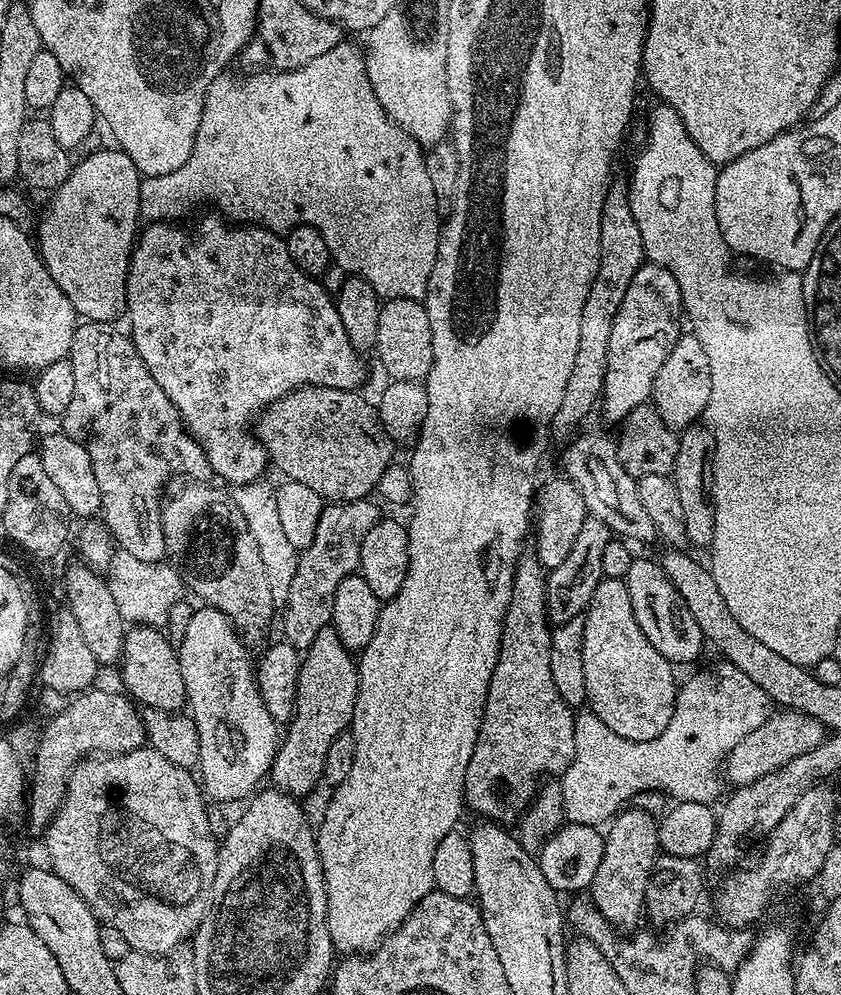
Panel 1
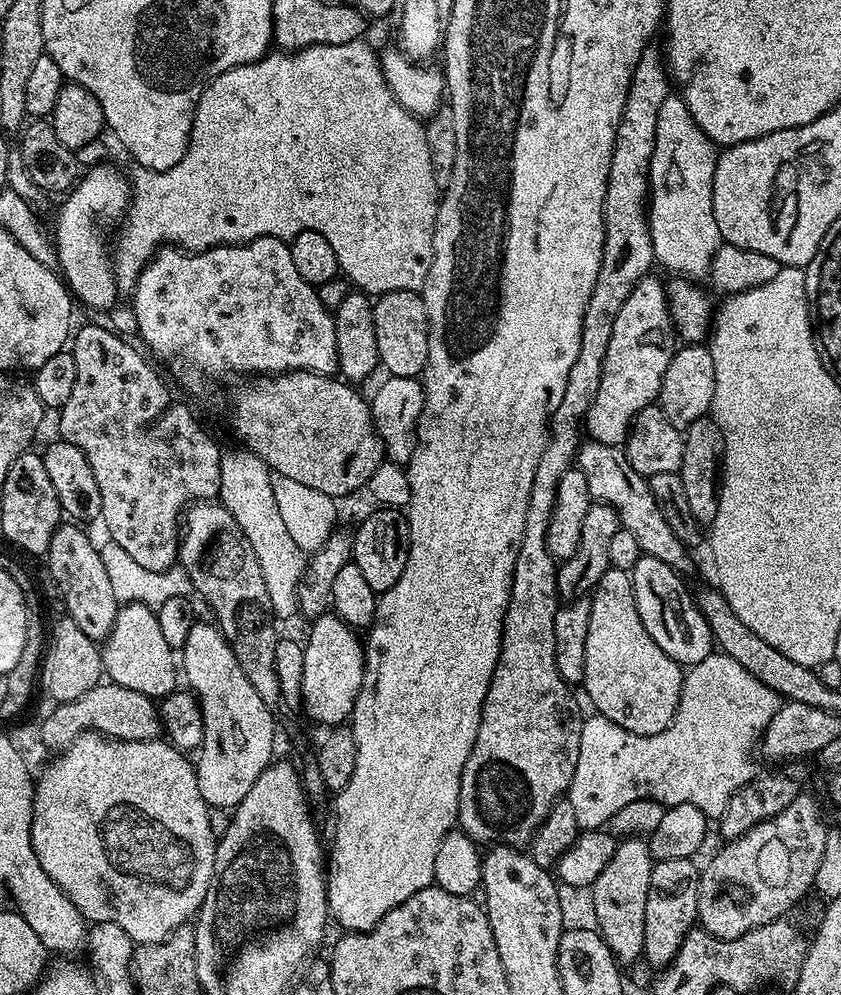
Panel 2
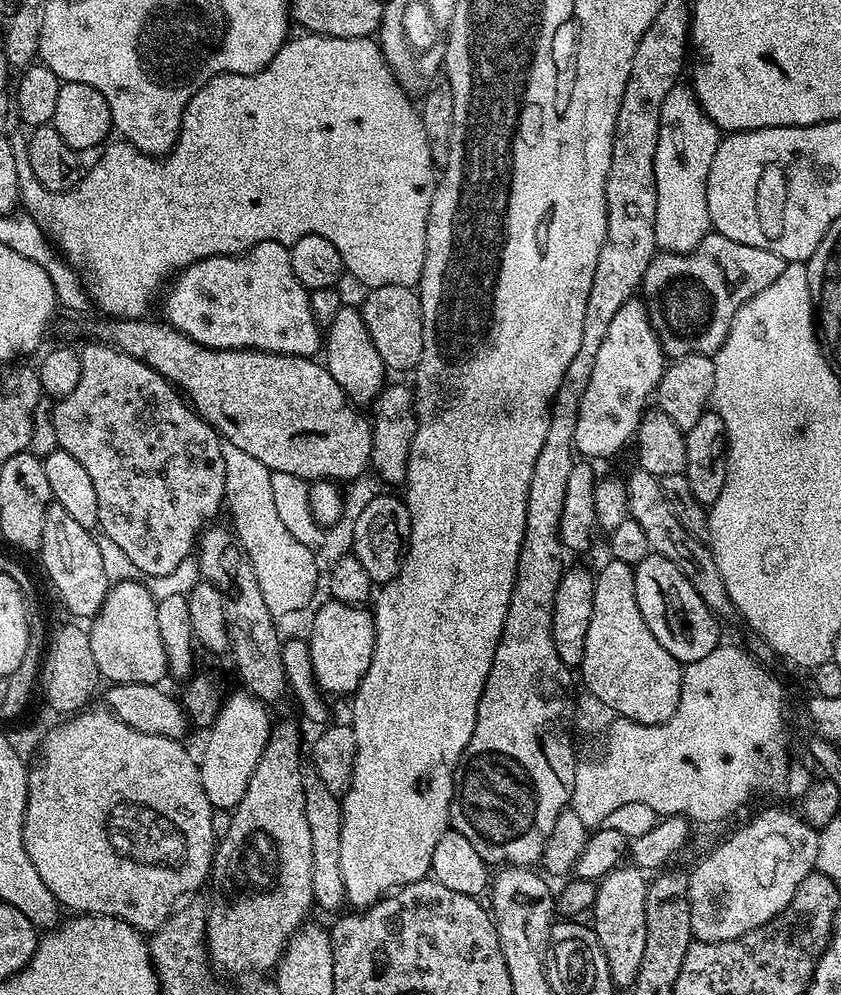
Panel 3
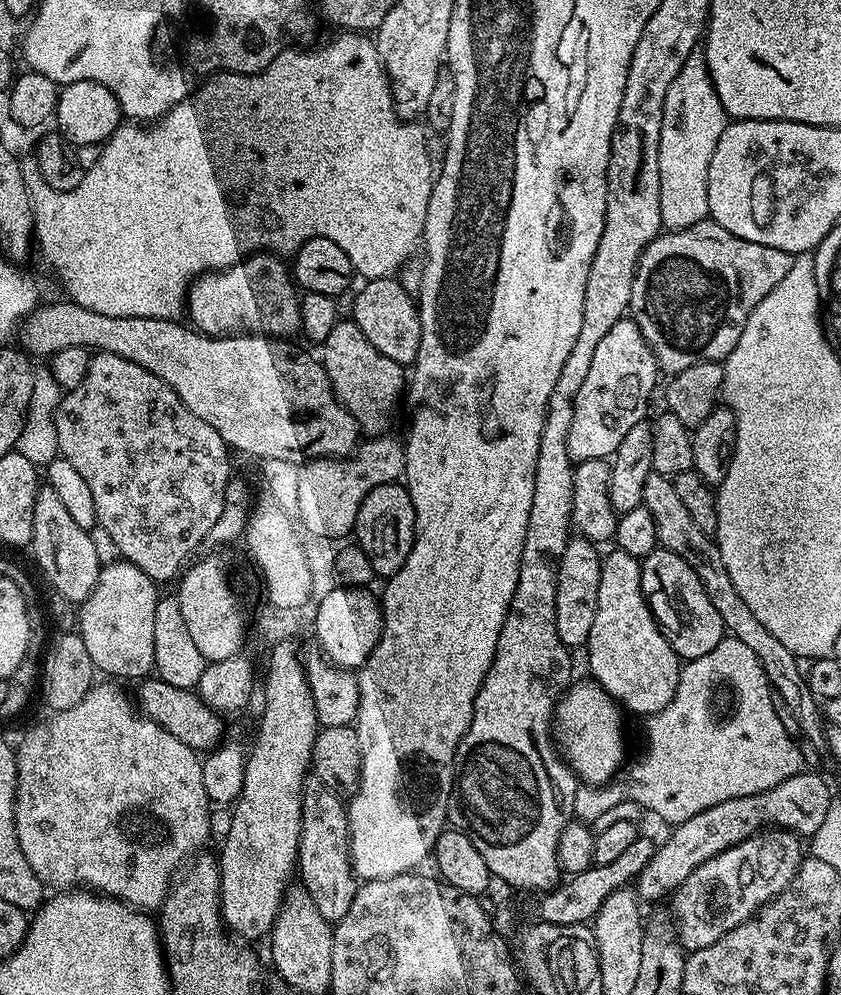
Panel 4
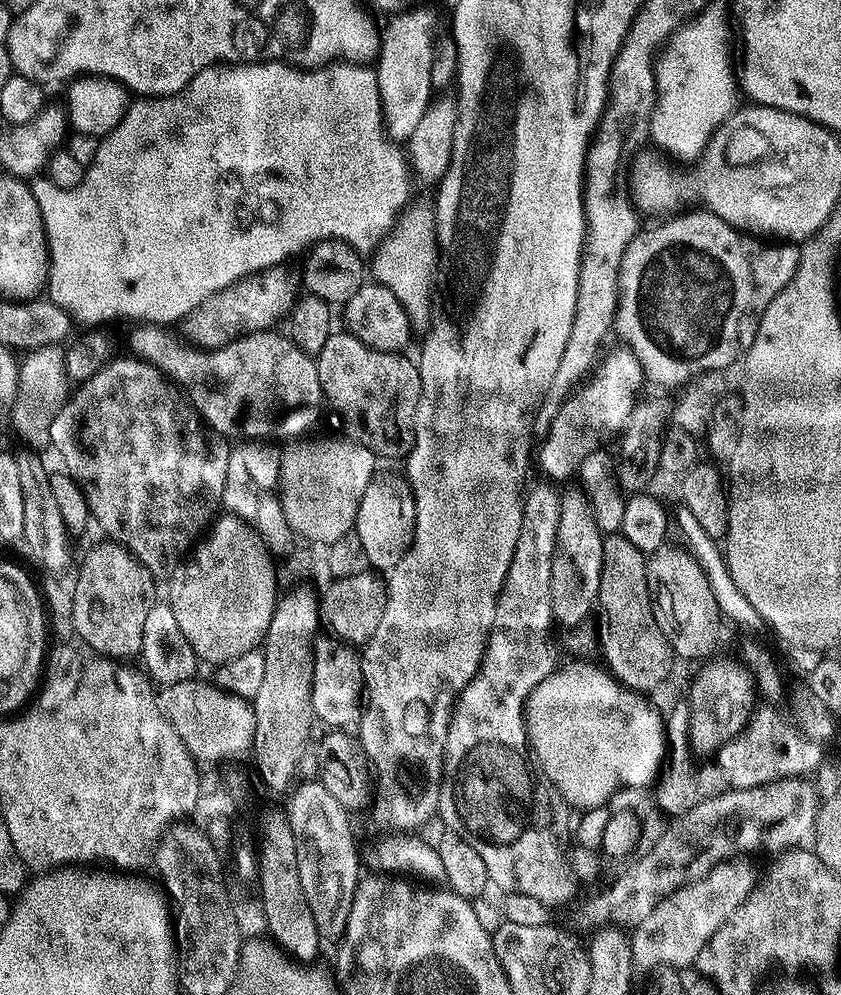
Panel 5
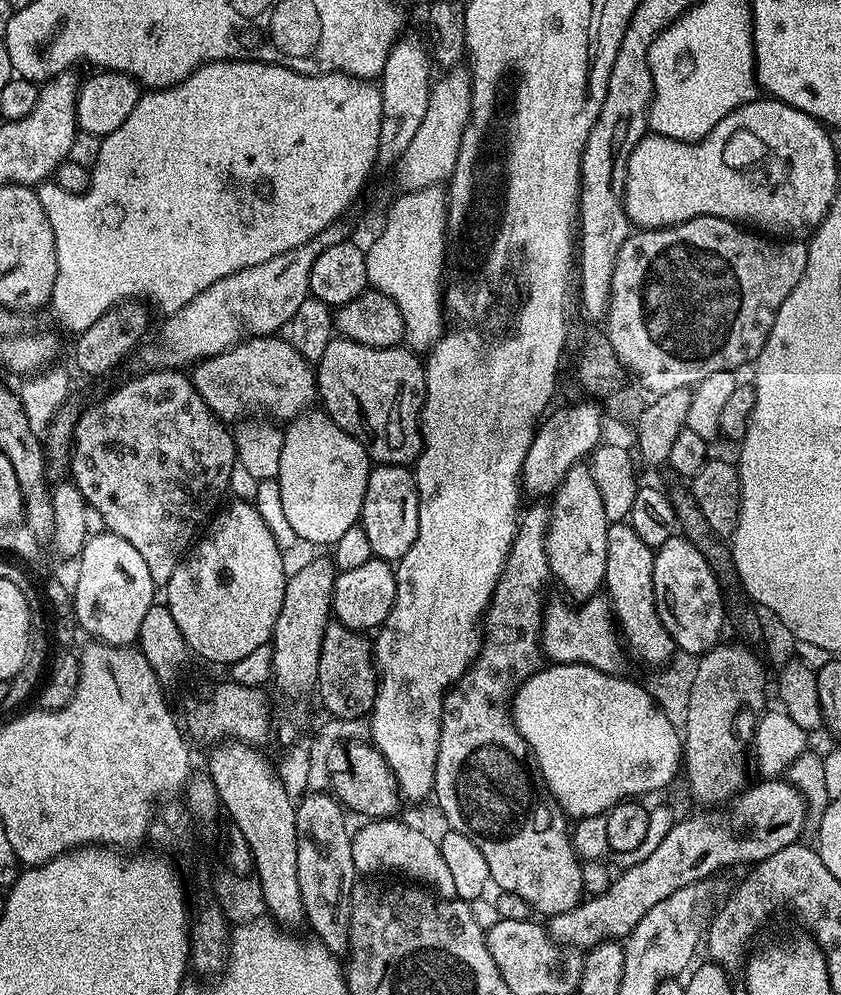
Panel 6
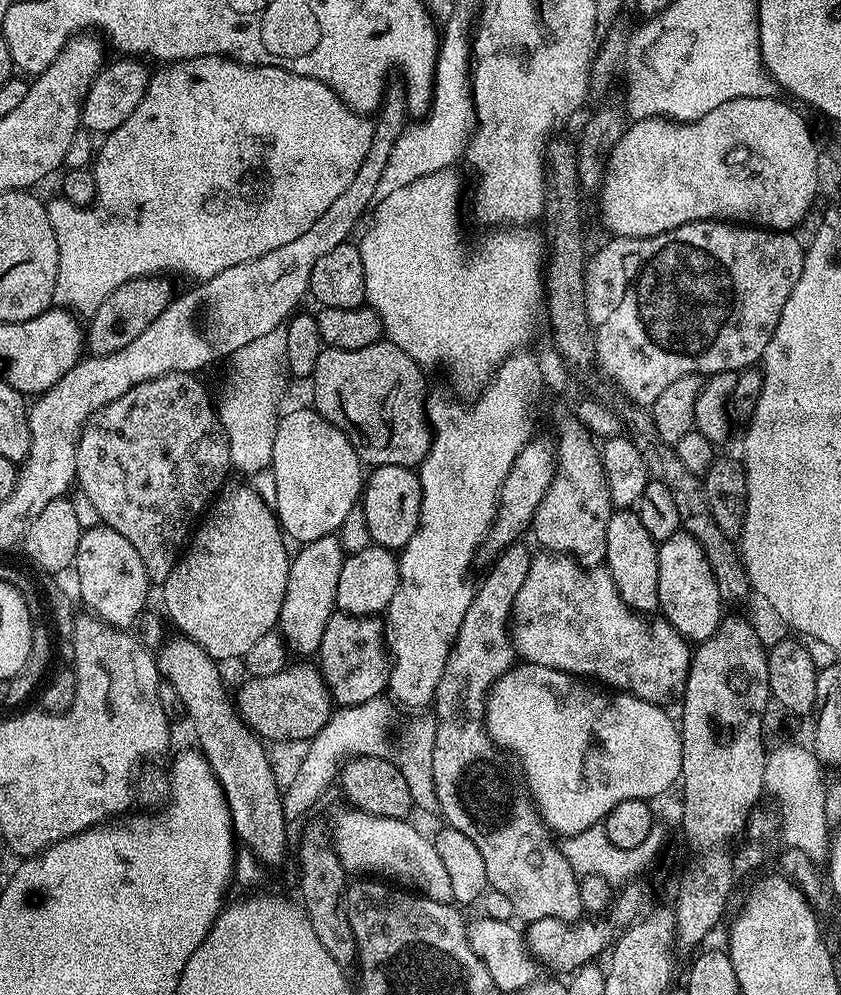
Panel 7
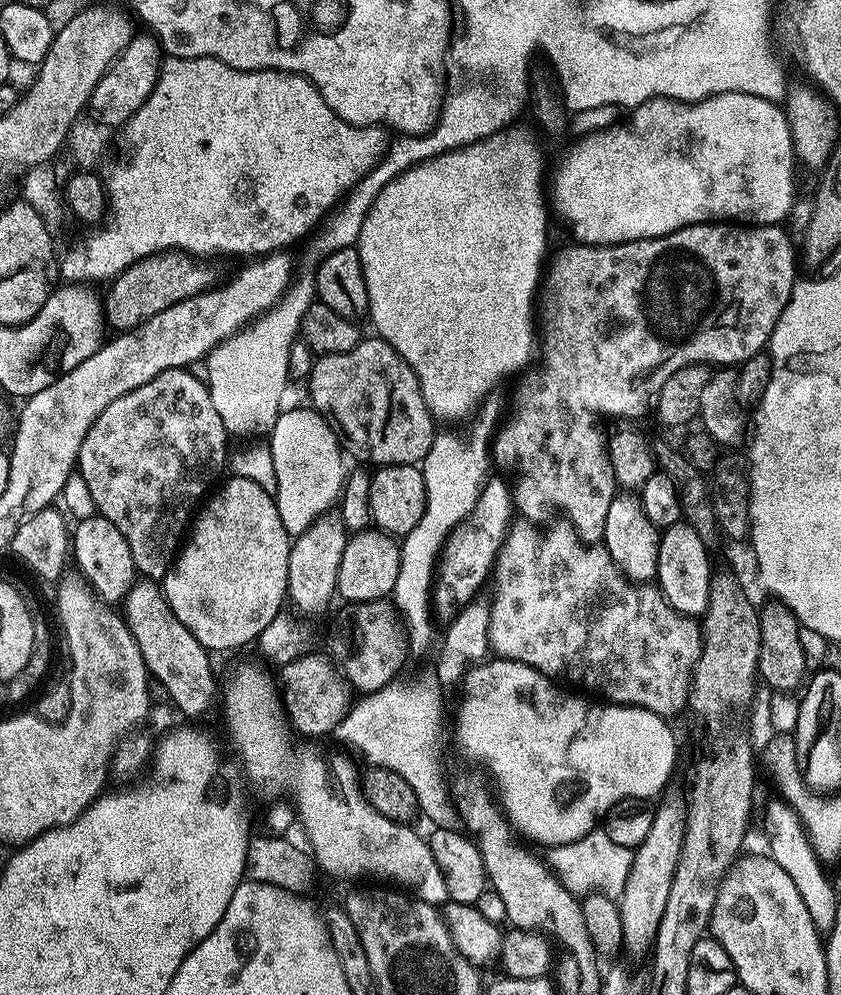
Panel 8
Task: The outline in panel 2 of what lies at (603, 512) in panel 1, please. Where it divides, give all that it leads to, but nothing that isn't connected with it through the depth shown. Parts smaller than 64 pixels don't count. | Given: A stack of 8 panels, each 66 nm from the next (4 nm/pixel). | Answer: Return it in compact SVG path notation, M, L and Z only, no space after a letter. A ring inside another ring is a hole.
M589 439L581 443L576 453L576 464L586 476L593 501L608 504L616 511L621 527L630 530L630 534L638 538L641 553L664 560L677 572L688 574L692 568L689 549L676 537L674 530L670 530L666 518L662 518L647 479L630 466L623 447L604 445Z

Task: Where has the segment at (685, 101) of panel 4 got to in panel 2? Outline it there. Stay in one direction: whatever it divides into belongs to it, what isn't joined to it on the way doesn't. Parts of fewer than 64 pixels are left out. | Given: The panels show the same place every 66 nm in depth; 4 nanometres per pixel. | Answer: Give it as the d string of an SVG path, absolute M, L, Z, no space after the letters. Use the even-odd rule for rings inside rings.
M670 94L666 102L662 102L662 110L658 110L658 130L656 145L648 171L648 229L652 254L657 265L669 268L672 274L680 278L707 277L710 272L712 258L718 247L718 222L712 213L712 183L716 169L717 149L708 135L694 122L684 97Z

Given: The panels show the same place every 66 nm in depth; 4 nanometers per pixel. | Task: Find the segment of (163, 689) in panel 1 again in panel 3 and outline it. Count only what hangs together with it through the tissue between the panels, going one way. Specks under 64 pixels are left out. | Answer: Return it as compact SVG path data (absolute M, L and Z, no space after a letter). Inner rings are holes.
M139 579L117 580L109 587L99 612L91 617L92 628L87 629L94 662L98 662L98 670L105 681L159 685L160 679L169 675L166 652L158 631L157 601L147 583Z

